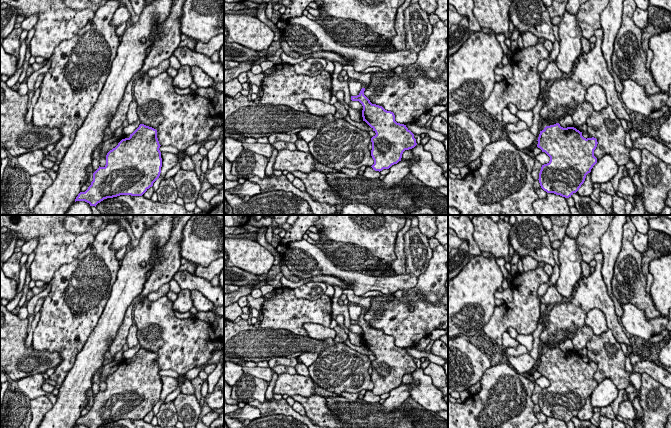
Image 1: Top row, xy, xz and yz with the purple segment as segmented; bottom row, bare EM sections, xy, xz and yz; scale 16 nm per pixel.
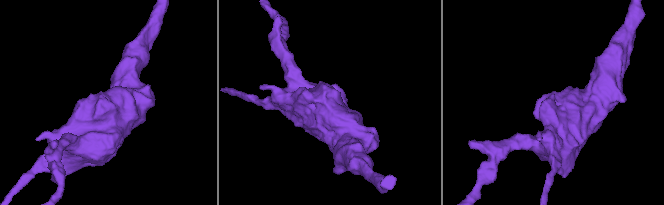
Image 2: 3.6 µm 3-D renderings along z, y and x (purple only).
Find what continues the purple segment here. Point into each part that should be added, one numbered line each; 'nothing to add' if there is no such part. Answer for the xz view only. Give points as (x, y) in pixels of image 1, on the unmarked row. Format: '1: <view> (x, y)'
nothing to add

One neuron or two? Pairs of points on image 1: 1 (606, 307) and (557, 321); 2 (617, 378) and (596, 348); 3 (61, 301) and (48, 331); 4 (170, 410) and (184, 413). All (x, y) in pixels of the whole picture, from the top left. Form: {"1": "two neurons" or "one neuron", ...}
{"1": "one neuron", "2": "one neuron", "3": "one neuron", "4": "two neurons"}

